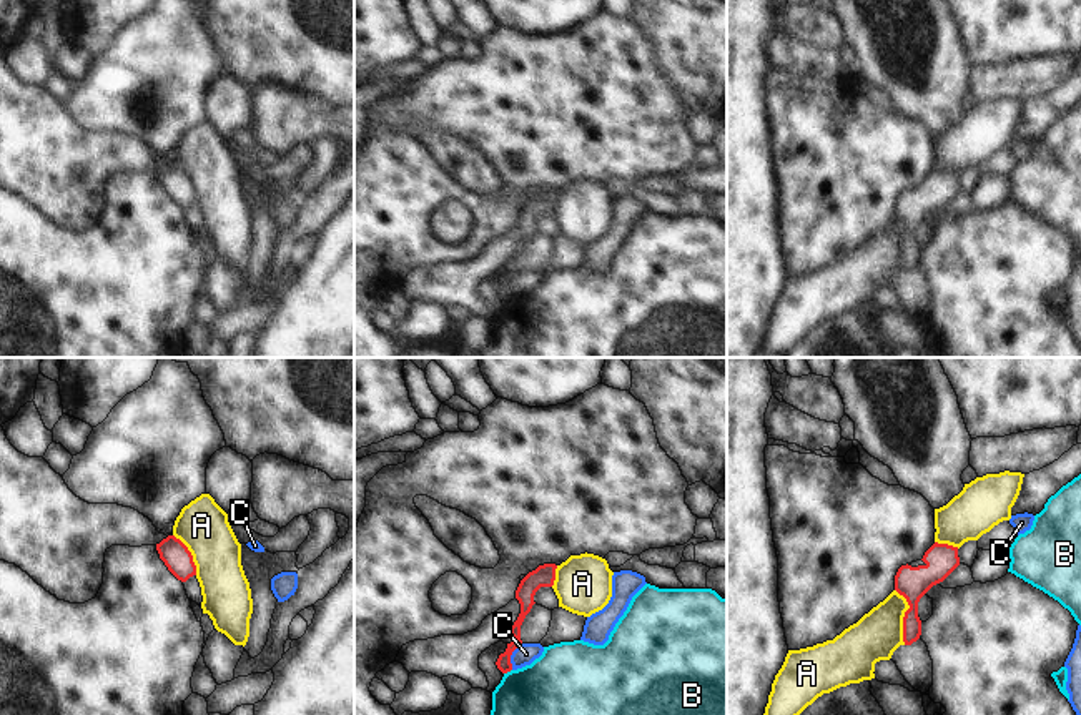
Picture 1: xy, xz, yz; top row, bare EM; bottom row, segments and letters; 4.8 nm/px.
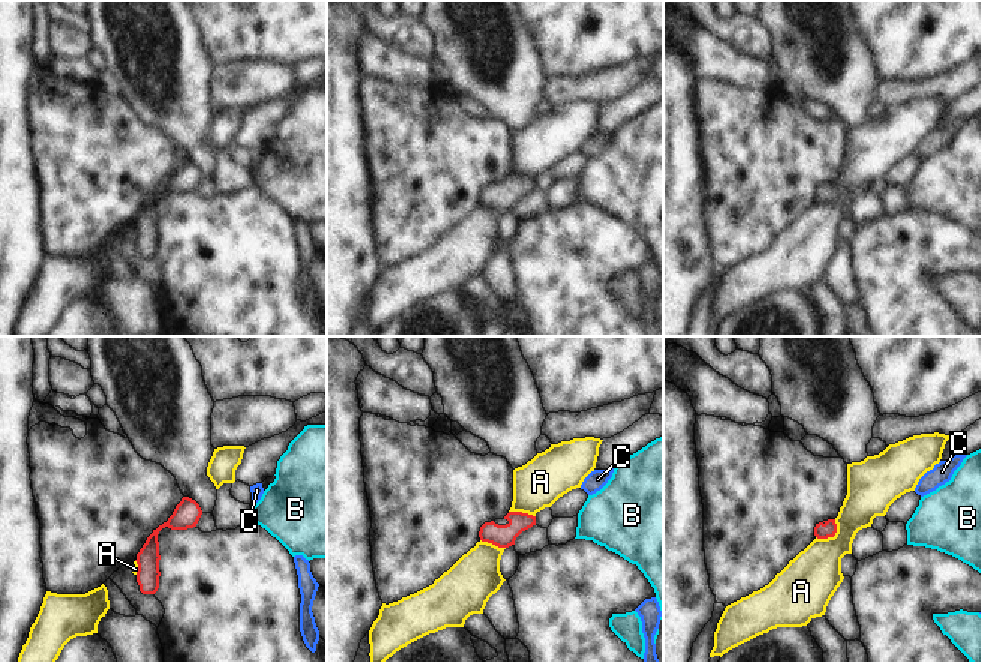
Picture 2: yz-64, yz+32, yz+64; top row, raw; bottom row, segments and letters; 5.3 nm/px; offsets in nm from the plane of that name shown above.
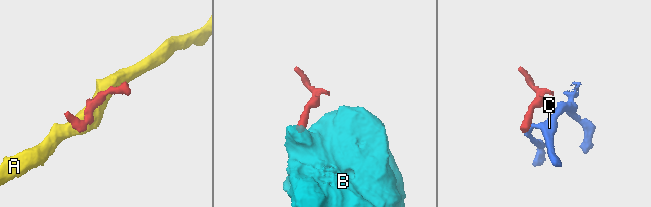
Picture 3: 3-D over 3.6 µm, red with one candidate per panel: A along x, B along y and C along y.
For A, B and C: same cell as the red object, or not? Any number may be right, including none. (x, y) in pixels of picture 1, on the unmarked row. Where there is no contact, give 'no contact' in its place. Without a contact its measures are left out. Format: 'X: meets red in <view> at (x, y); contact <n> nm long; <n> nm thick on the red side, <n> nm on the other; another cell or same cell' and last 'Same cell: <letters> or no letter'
A: meets red in yz at (903, 245); contact 280 nm long; 160 nm thick on the red side, 220 nm on the other; another cell
B: meets red in xz at (508, 298); contact 50 nm long; 70 nm thick on the red side, 460 nm on the other; another cell
C: meets red in xz at (511, 281); contact 140 nm long; 70 nm thick on the red side, 100 nm on the other; another cell
Same cell: no letter

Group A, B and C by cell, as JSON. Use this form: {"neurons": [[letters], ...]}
{"neurons": [["A"], ["B"], ["C"]]}

